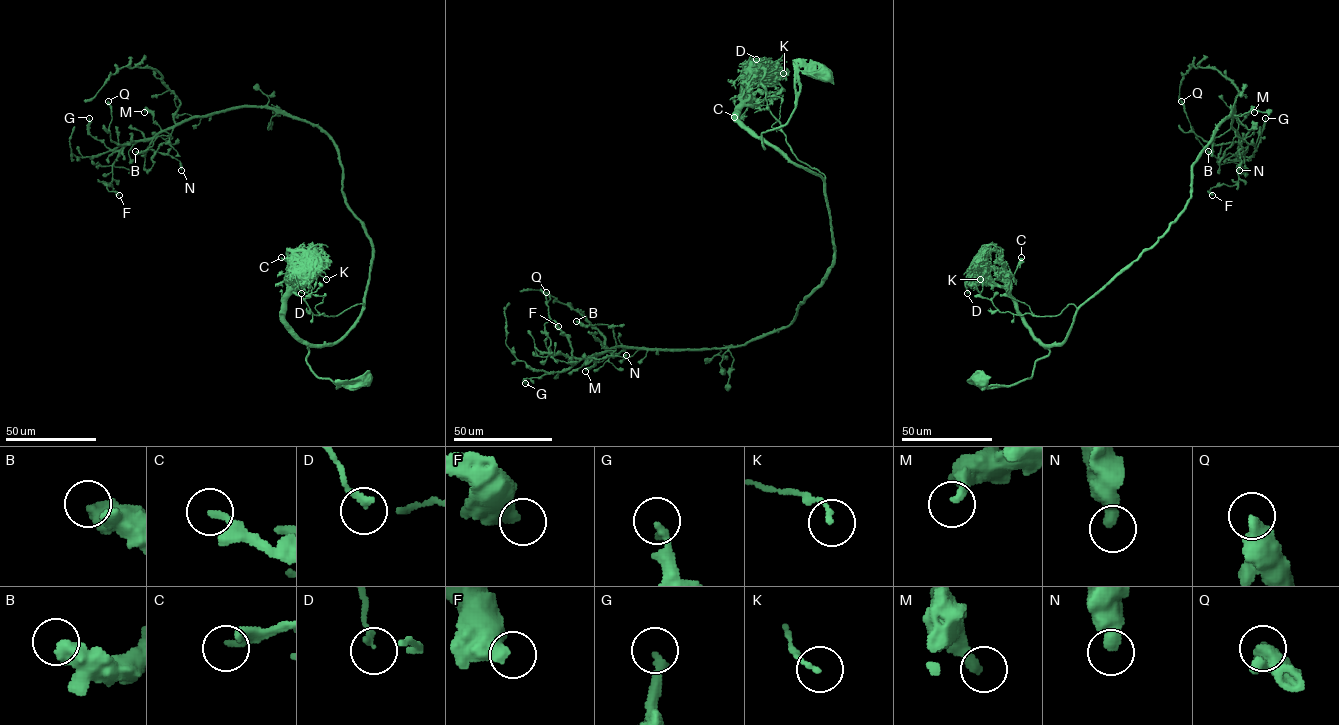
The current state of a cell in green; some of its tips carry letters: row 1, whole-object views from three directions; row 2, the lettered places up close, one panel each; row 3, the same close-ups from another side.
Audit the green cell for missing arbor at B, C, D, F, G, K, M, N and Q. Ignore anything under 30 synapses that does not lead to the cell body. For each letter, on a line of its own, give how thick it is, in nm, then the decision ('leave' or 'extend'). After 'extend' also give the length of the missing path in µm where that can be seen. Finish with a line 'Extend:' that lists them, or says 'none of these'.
B: 550 nm | leave
C: 240 nm | leave
D: 150 nm | leave
F: 550 nm | leave
G: 260 nm | leave
K: 130 nm | leave
M: 280 nm | leave
N: 420 nm | leave
Q: 550 nm | leave
Extend: none of these

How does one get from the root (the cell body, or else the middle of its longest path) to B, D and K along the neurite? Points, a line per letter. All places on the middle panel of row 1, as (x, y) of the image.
B: (826, 73), (798, 59), (796, 107), (762, 134), (821, 178), (834, 250), (788, 325), (641, 349), (576, 321)
D: (826, 73), (797, 60), (796, 107), (762, 134), (764, 149), (738, 118), (756, 59)
K: (826, 73), (797, 60), (796, 107), (783, 125), (762, 134), (764, 149), (738, 112), (765, 69), (783, 73)

